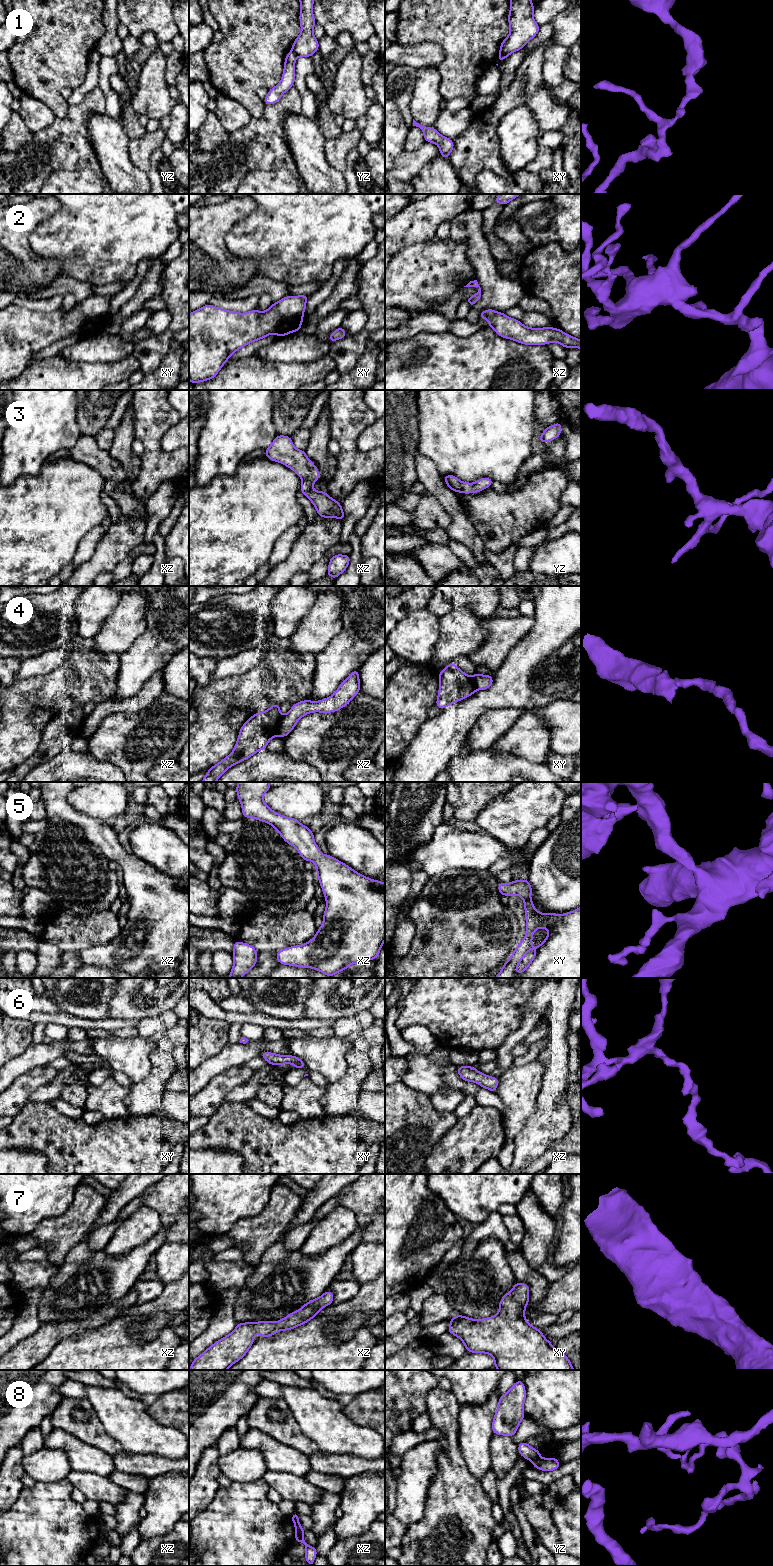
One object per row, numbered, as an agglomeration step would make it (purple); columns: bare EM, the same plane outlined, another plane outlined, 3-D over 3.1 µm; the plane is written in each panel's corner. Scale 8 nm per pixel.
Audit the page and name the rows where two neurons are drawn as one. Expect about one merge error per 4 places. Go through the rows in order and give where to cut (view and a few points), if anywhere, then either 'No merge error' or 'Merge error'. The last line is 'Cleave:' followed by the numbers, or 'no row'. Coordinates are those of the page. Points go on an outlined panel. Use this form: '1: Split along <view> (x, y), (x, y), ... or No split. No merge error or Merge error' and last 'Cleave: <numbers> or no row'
1: Split along yz (291, 50), (298, 56). Merge error
2: No split. No merge error
3: No split. No merge error
4: Split along xz (282, 716), (276, 734). Merge error
5: No split. No merge error
6: No split. No merge error
7: No split. No merge error
8: Split along yz (539, 1456), (532, 1461). Merge error
Cleave: 1, 4, 8

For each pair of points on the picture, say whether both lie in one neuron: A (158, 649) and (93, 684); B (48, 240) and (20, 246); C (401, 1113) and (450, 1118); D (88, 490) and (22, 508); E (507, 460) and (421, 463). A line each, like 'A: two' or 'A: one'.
A: two
B: two
C: one
D: one
E: two

